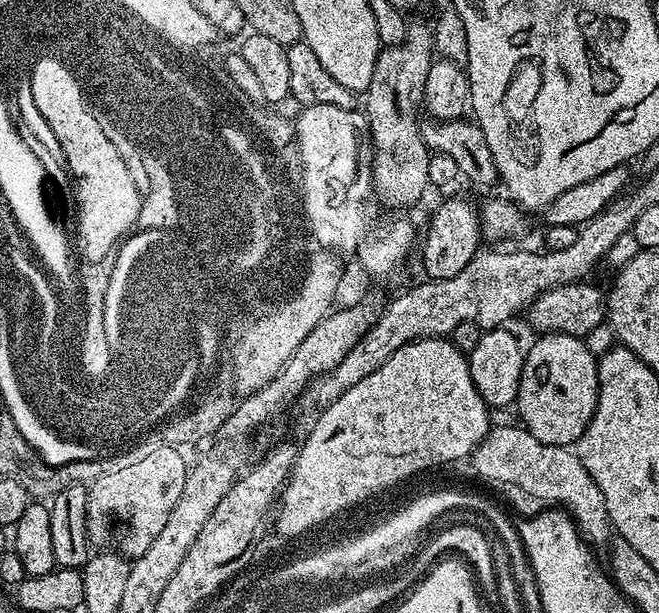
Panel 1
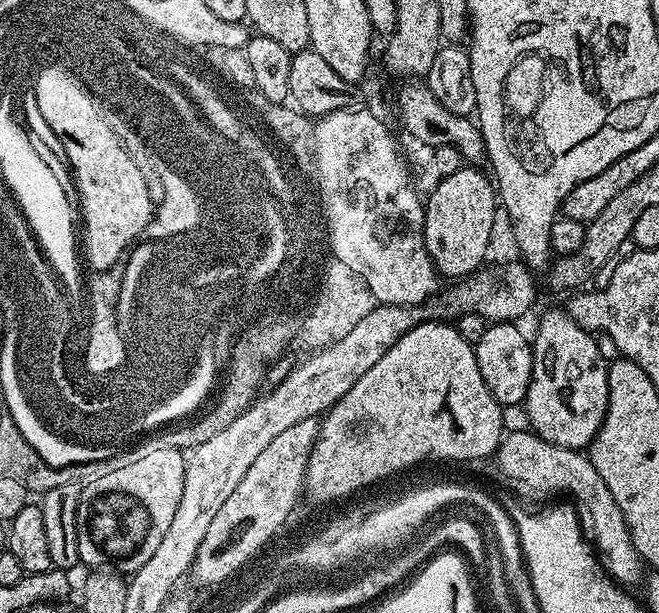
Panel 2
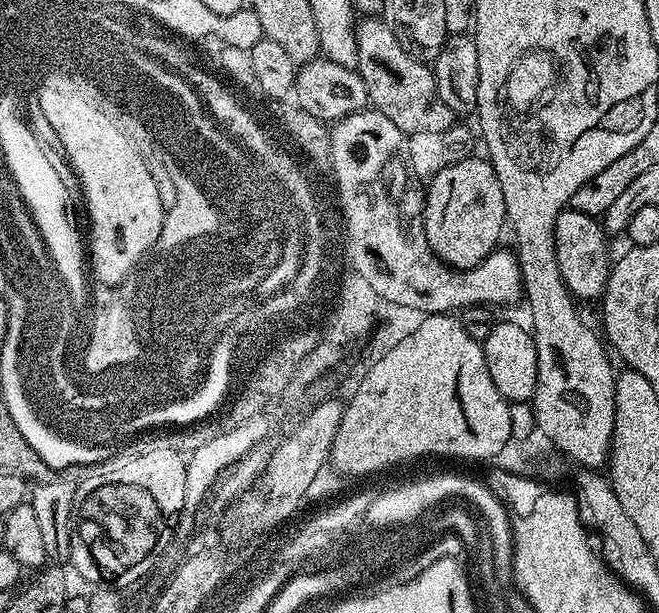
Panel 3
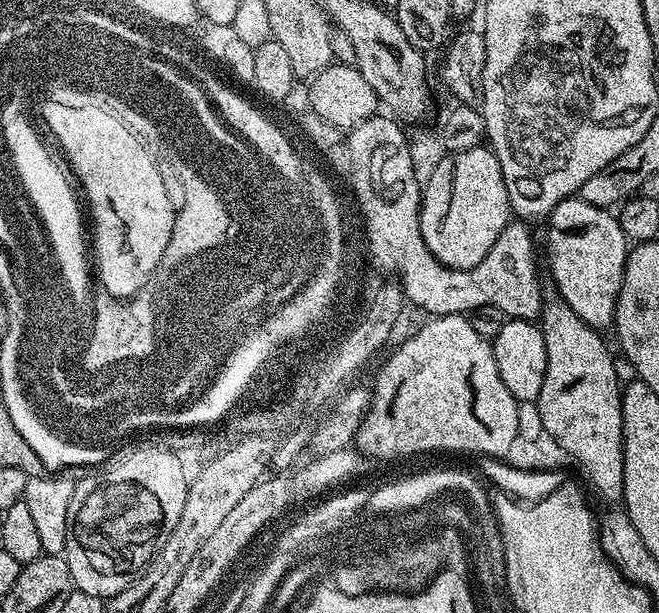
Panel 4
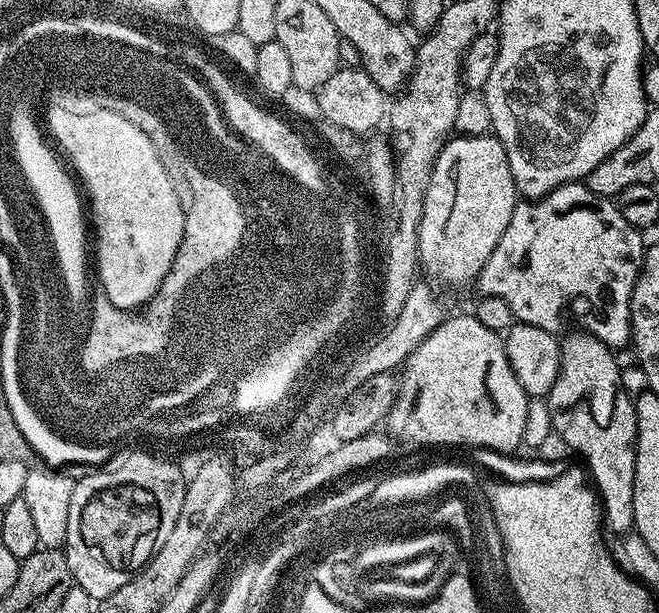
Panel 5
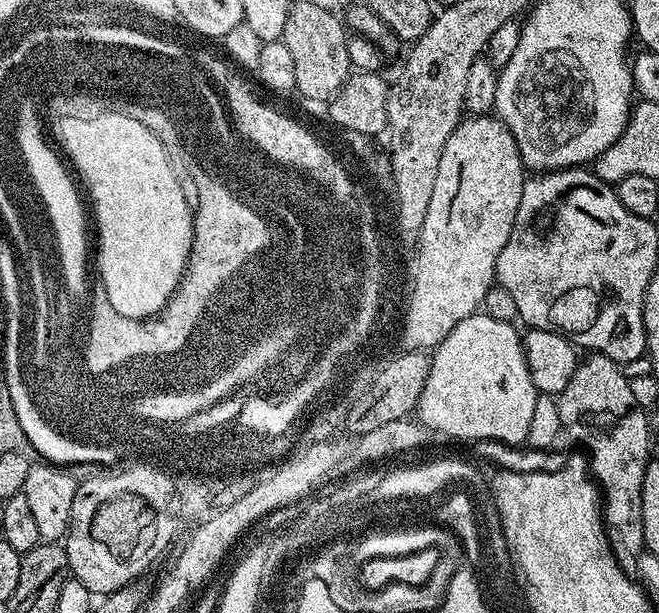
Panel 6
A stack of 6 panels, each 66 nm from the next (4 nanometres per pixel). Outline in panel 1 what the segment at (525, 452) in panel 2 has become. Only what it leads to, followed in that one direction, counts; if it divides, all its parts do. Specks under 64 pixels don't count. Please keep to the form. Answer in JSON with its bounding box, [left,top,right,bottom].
[470,426,614,546]

